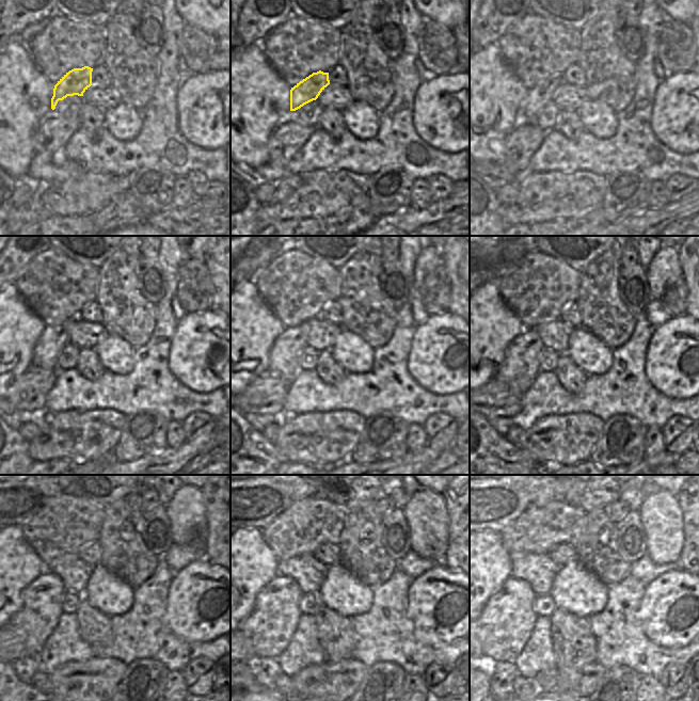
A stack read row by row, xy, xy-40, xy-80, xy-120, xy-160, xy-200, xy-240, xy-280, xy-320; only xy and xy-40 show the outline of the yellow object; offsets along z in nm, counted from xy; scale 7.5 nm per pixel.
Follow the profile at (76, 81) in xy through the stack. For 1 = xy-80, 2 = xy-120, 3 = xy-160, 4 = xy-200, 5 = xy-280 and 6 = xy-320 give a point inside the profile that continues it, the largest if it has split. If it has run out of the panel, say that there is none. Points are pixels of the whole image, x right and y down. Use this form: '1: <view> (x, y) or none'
1: xy-80 (537, 97)
2: xy-120 (53, 339)
3: xy-160 (284, 354)
4: xy-200 (521, 365)
5: xy-280 (271, 623)
6: xy-320 (503, 628)

